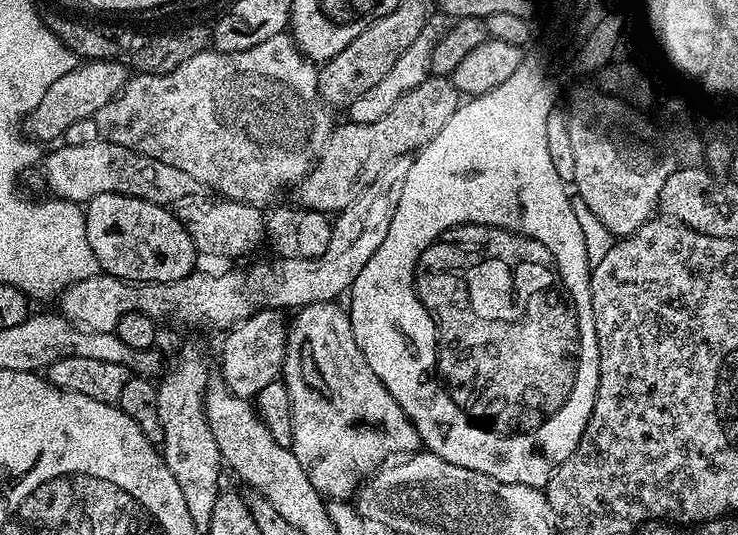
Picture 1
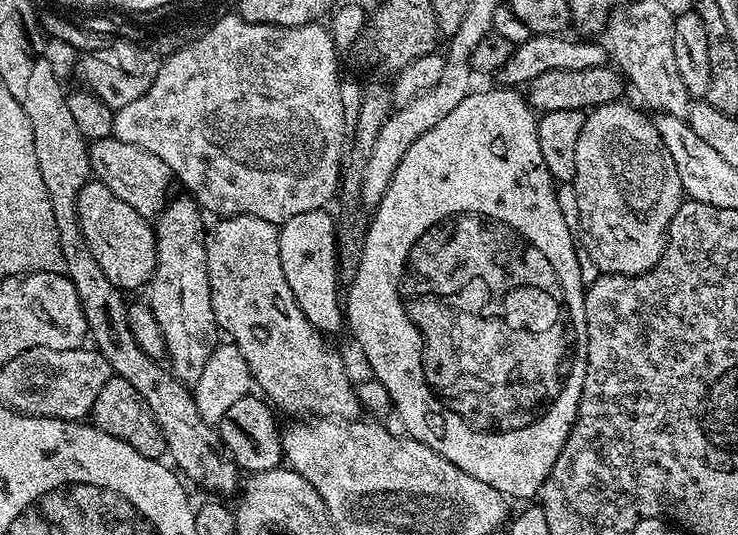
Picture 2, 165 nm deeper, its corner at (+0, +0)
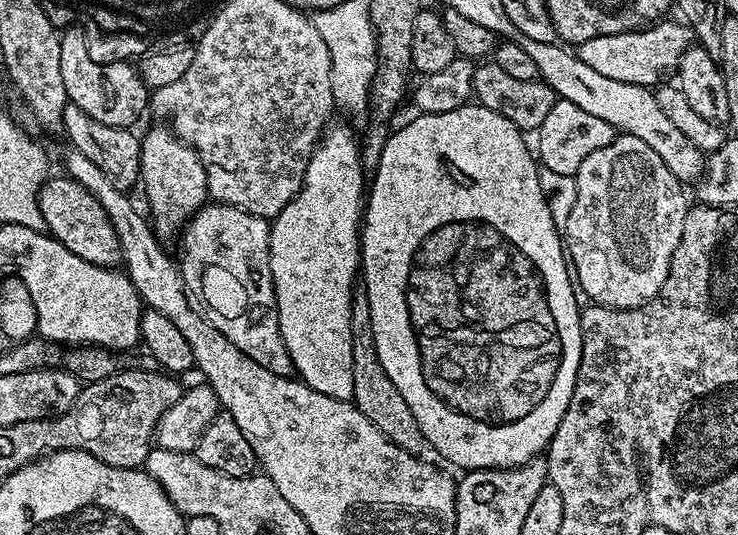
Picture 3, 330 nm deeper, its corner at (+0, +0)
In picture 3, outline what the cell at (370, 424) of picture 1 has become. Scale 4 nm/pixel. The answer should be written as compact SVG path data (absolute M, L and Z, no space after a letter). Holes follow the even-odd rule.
M205 203L183 229L184 245L180 248L180 256L178 255L178 267L193 301L202 305L208 321L219 332L226 334L229 342L238 346L242 354L258 362L258 366L266 366L266 370L279 376L292 376L292 359L282 338L274 282L270 274L269 227L269 221L263 216L255 216L229 204Z

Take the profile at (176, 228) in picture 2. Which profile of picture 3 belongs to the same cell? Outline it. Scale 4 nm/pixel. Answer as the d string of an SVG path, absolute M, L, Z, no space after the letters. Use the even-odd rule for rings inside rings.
M171 127L152 128L140 142L140 179L144 196L152 203L150 223L157 237L166 238L181 231L209 199L206 170L189 144L179 140Z

